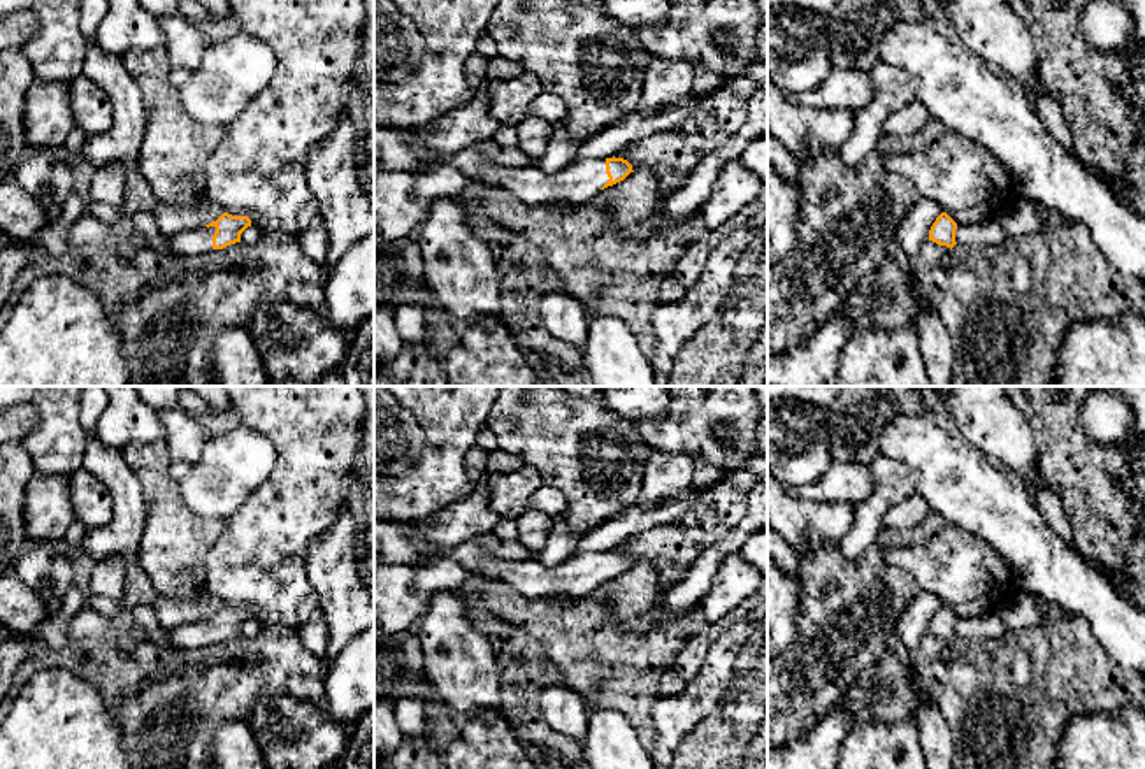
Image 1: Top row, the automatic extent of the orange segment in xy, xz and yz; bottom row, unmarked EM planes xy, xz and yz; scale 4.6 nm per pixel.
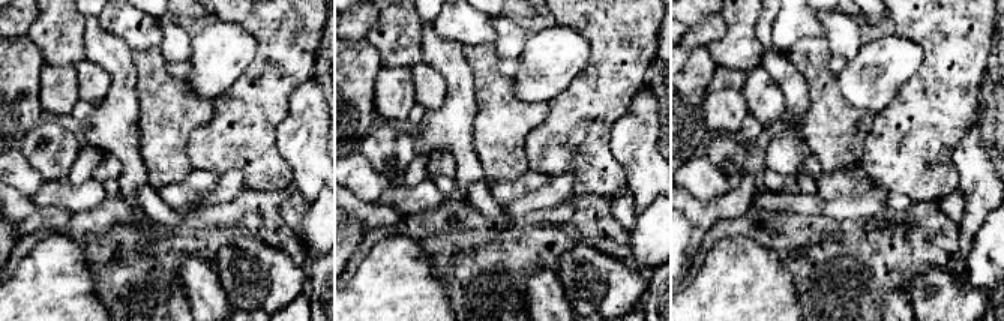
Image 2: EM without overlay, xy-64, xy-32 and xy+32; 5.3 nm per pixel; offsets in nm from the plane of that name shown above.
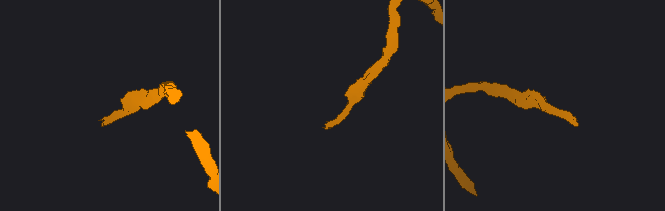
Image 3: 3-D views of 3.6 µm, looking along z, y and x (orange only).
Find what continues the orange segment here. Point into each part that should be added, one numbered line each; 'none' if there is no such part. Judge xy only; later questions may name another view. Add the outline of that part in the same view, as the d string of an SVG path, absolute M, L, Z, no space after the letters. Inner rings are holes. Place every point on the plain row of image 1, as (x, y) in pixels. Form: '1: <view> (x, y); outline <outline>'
1: xy (192, 636); outline M200 620L167 630L167 643L172 650L197 650L212 643L216 620Z

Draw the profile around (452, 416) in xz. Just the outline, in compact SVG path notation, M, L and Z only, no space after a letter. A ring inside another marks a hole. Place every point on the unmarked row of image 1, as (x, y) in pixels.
M374 386L374 392L392 393L414 414L425 434L425 448L407 472L395 478L374 478L374 520L418 521L467 499L474 485L464 467L464 455L486 425L500 386Z

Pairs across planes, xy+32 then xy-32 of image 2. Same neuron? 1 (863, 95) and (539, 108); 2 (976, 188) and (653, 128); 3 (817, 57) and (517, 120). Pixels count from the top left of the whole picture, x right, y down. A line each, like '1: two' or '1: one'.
1: two
2: one
3: one

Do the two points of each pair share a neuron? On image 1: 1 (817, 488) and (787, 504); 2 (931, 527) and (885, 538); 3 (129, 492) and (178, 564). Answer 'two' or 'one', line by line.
1: two
2: one
3: two

